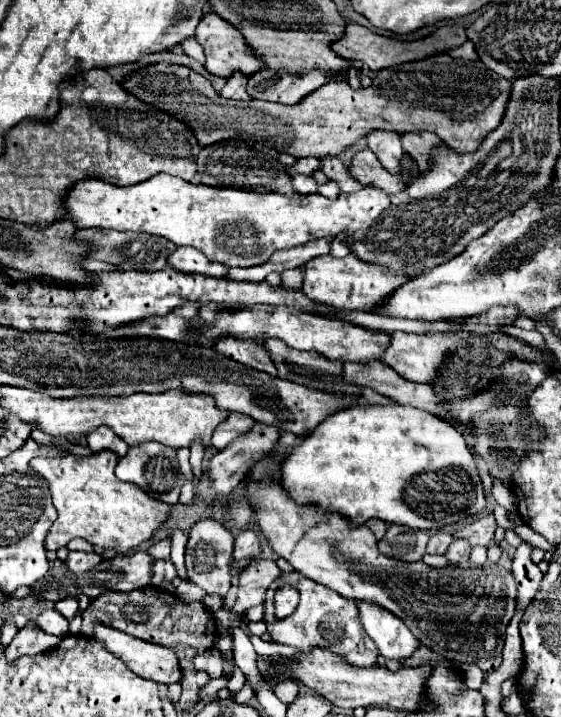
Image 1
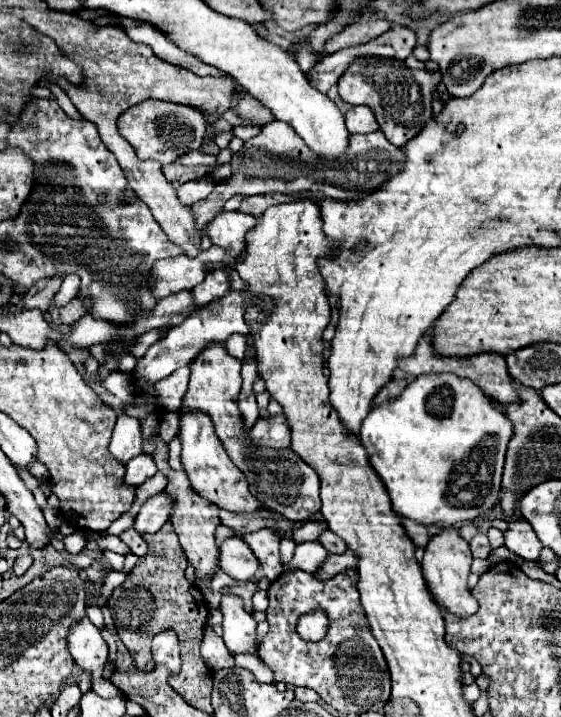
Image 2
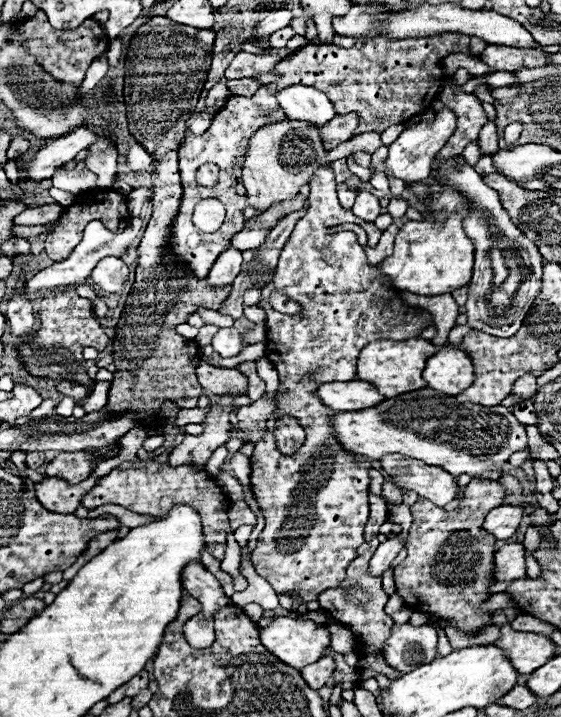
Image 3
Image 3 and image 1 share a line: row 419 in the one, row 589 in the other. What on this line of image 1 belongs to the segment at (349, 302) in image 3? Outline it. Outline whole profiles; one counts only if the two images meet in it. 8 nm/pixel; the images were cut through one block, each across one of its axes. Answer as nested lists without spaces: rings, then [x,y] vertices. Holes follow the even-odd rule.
[[[300,572],[280,574],[278,580],[272,584],[272,588],[266,594],[266,614],[264,620],[268,624],[268,632],[274,642],[288,644],[298,650],[310,650],[310,646],[320,646],[326,650],[332,650],[340,658],[344,658],[350,666],[364,668],[364,666],[376,666],[378,664],[378,648],[376,644],[364,634],[364,628],[358,618],[356,602],[348,602],[348,598],[340,598],[334,590],[328,590],[326,586],[320,586],[318,582],[312,582],[304,578]],[[280,586],[296,586],[300,592],[300,606],[292,616],[278,620],[274,618],[274,592]]]

